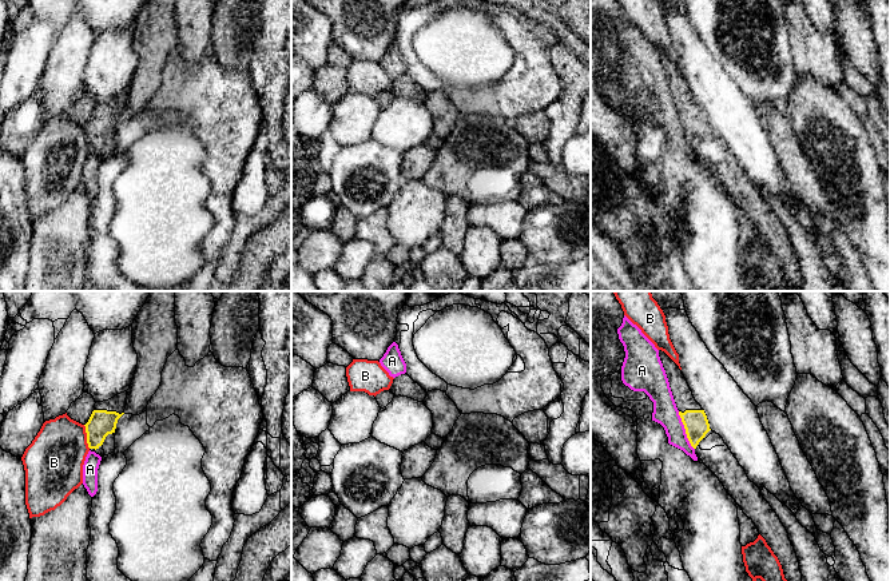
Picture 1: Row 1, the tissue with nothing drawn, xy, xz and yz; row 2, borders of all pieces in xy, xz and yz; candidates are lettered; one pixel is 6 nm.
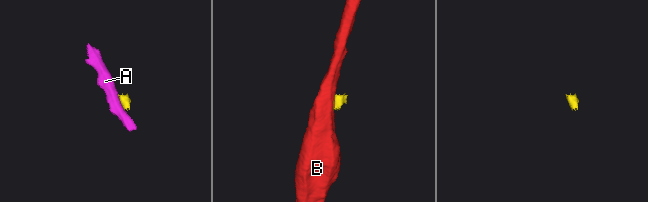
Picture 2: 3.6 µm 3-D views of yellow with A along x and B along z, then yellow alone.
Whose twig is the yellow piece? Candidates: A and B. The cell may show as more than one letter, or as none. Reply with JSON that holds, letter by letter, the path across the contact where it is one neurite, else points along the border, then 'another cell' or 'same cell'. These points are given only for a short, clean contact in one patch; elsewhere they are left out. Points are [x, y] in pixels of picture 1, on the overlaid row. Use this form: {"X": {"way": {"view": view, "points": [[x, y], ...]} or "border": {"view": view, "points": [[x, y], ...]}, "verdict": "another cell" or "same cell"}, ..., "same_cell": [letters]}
{"A": {"border": {"view": "yz", "points": [[678, 412], [686, 437], [694, 449]]}, "verdict": "another cell"}, "B": {"border": {"view": "xy", "points": [[83, 425], [90, 448]]}, "verdict": "another cell"}, "same_cell": []}

